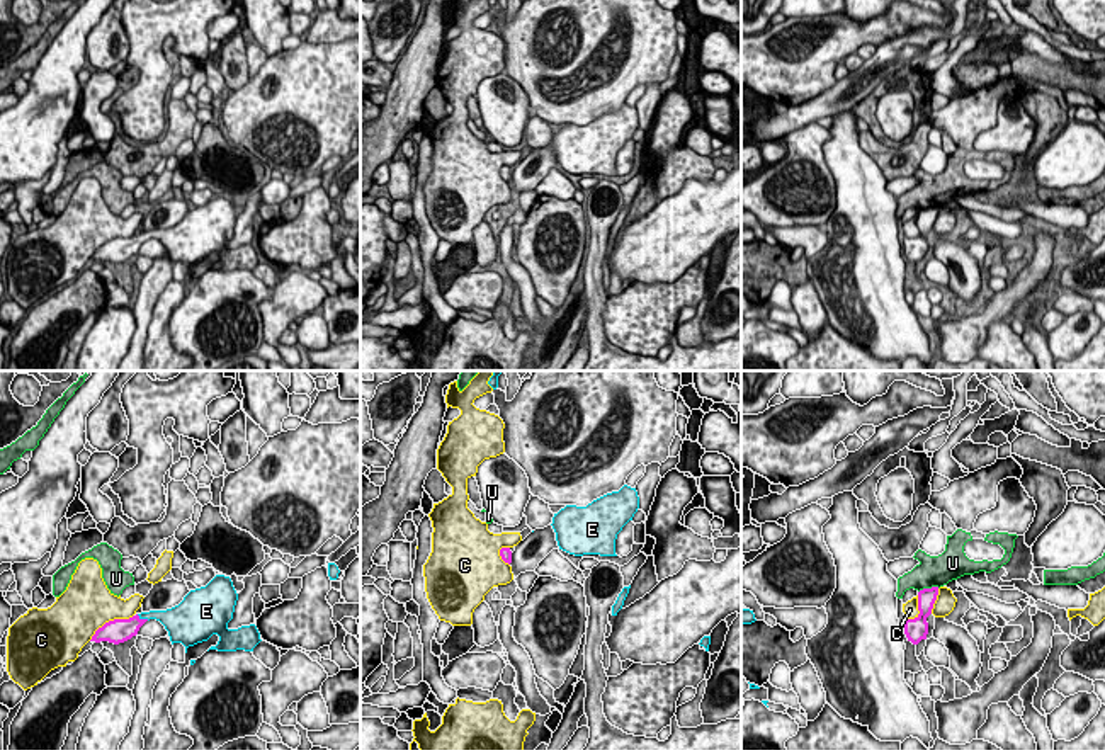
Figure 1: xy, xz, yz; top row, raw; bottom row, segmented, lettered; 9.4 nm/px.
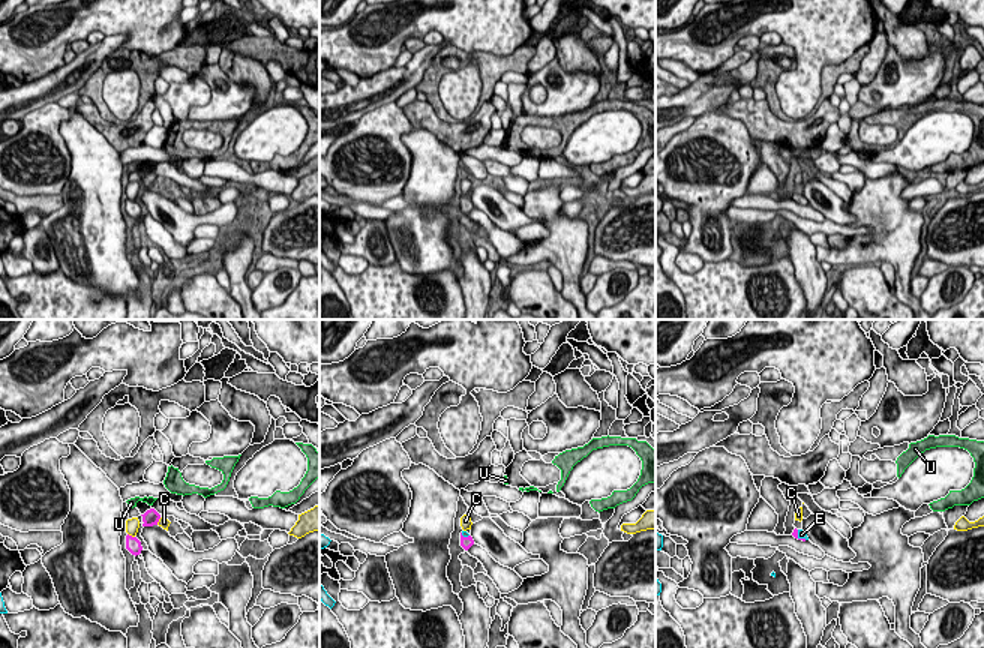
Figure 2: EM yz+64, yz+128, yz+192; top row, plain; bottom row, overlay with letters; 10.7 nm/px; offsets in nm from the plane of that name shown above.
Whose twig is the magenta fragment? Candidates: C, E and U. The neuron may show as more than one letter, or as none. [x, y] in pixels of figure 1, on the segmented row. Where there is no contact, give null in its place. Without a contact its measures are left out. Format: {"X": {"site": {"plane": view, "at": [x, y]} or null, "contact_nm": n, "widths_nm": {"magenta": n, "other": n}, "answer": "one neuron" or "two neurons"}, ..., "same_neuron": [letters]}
{"C": {"site": {"plane": "xy", "at": [109, 621]}, "contact_nm": 500, "widths_nm": {"magenta": 240, "other": 480}, "answer": "two neurons"}, "E": {"site": {"plane": "xy", "at": [143, 619]}, "contact_nm": 140, "widths_nm": {"magenta": 220, "other": 170}, "answer": "one neuron"}, "U": {"site": {"plane": "yz", "at": [929, 589]}, "contact_nm": 220, "widths_nm": {"magenta": 170, "other": 280}, "answer": "two neurons"}, "same_neuron": ["E"]}

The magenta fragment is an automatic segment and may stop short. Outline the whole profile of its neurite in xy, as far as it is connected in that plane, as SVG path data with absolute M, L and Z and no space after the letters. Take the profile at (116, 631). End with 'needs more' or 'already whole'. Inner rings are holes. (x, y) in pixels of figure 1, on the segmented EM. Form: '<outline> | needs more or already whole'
M216 575L206 587L190 590L178 605L167 609L167 611L141 612L129 619L109 621L95 631L95 634L92 636L90 641L95 641L95 643L109 641L109 643L119 645L119 643L124 643L124 641L131 639L133 636L136 636L139 628L146 621L156 619L168 631L172 645L182 643L185 646L185 653L187 653L189 646L207 641L212 634L218 634L219 641L216 646L211 646L209 650L253 651L253 648L262 641L260 633L255 624L241 626L238 629L228 628L228 622L233 619L236 600L238 600L238 594L233 587L231 578L224 577L224 575Z | needs more

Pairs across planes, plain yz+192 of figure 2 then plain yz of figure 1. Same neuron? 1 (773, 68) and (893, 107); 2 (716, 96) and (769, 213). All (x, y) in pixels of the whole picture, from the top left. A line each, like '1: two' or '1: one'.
1: two
2: two

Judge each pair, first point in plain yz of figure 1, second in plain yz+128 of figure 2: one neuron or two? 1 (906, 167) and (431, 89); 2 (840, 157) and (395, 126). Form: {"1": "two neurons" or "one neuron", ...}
{"1": "two neurons", "2": "two neurons"}

